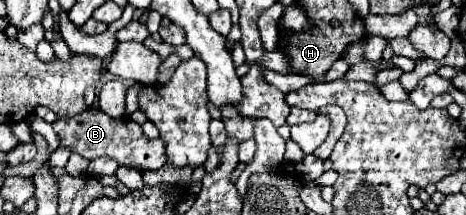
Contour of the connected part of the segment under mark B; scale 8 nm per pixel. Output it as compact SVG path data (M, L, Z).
M88 109L74 117L54 121L54 129L60 137L60 145L70 149L72 153L80 153L86 159L96 159L100 155L108 155L120 165L138 167L138 169L160 169L166 163L166 147L162 139L148 139L142 133L142 127L132 119L112 119L100 109Z

